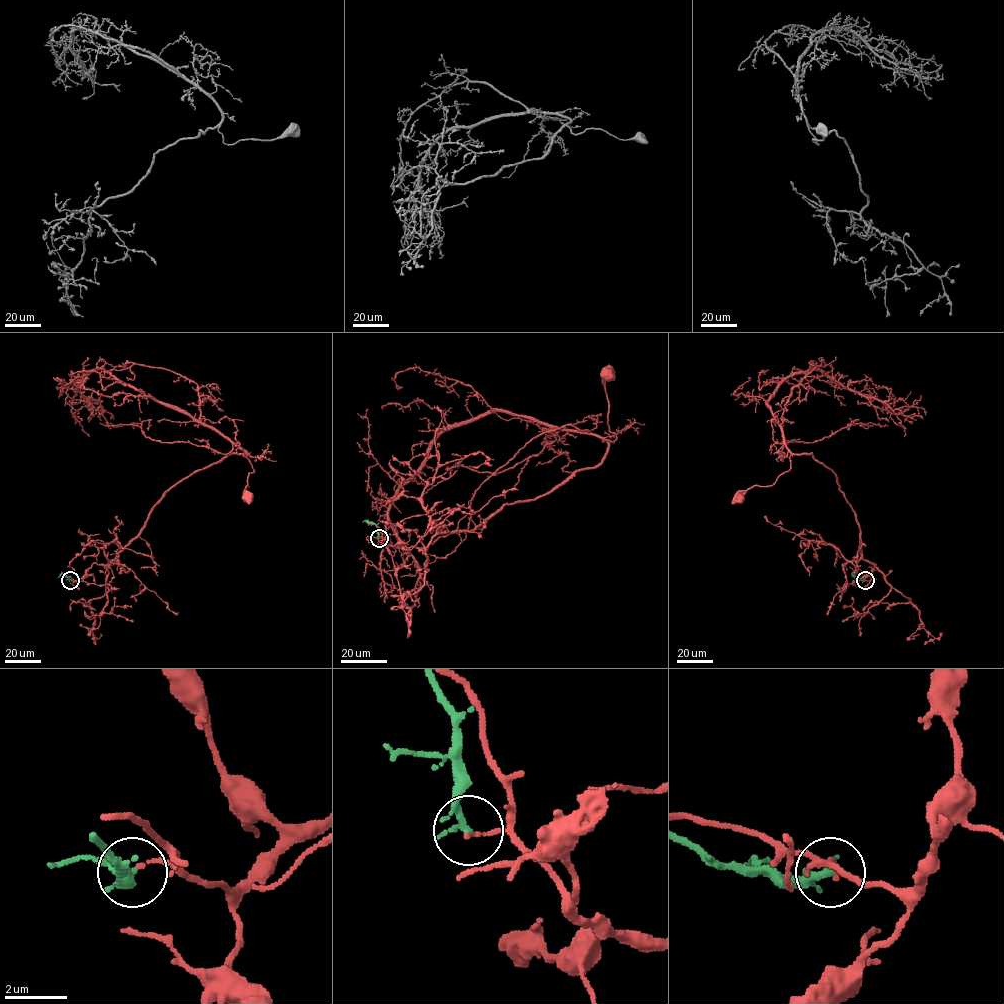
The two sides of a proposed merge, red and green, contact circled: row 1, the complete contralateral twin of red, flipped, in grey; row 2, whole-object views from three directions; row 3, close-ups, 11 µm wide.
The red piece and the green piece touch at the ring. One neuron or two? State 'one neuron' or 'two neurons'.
two neurons

